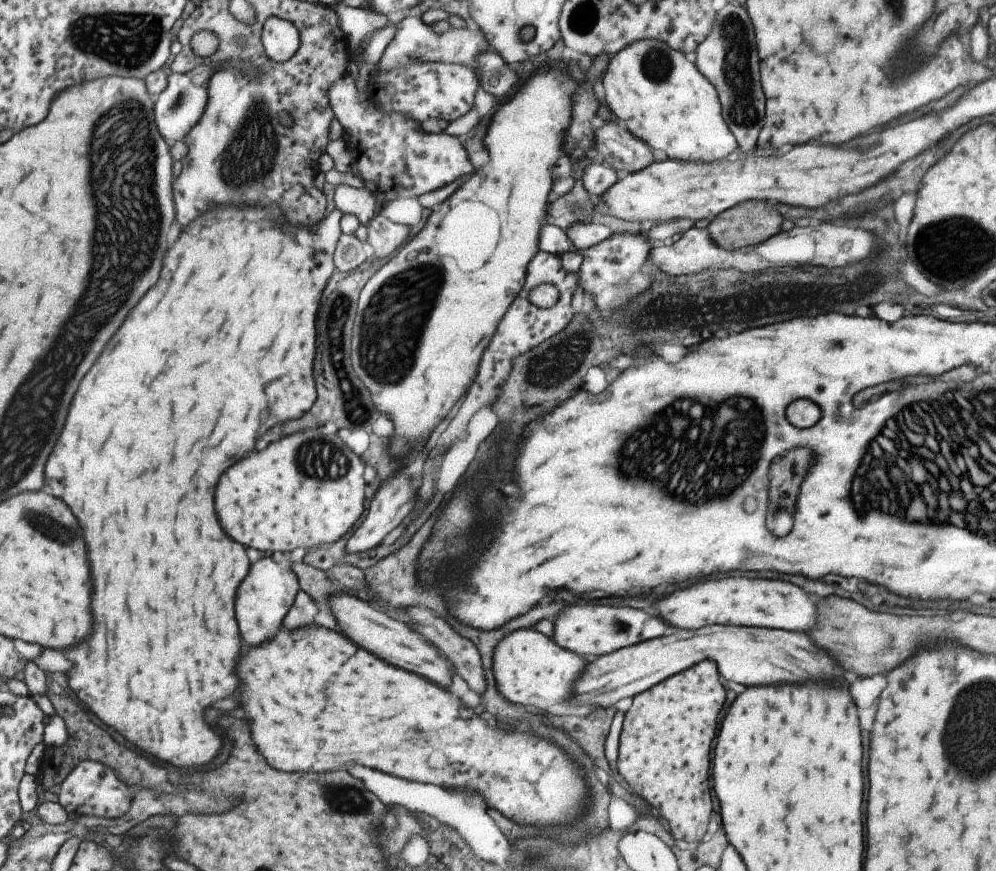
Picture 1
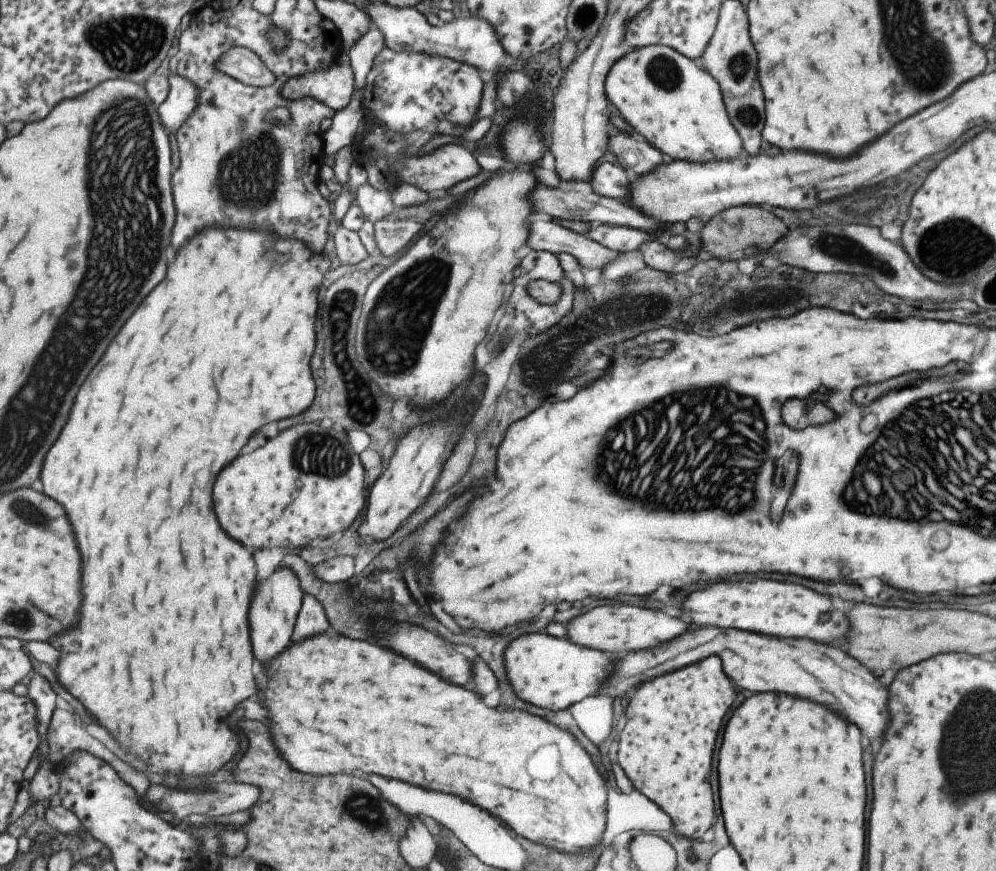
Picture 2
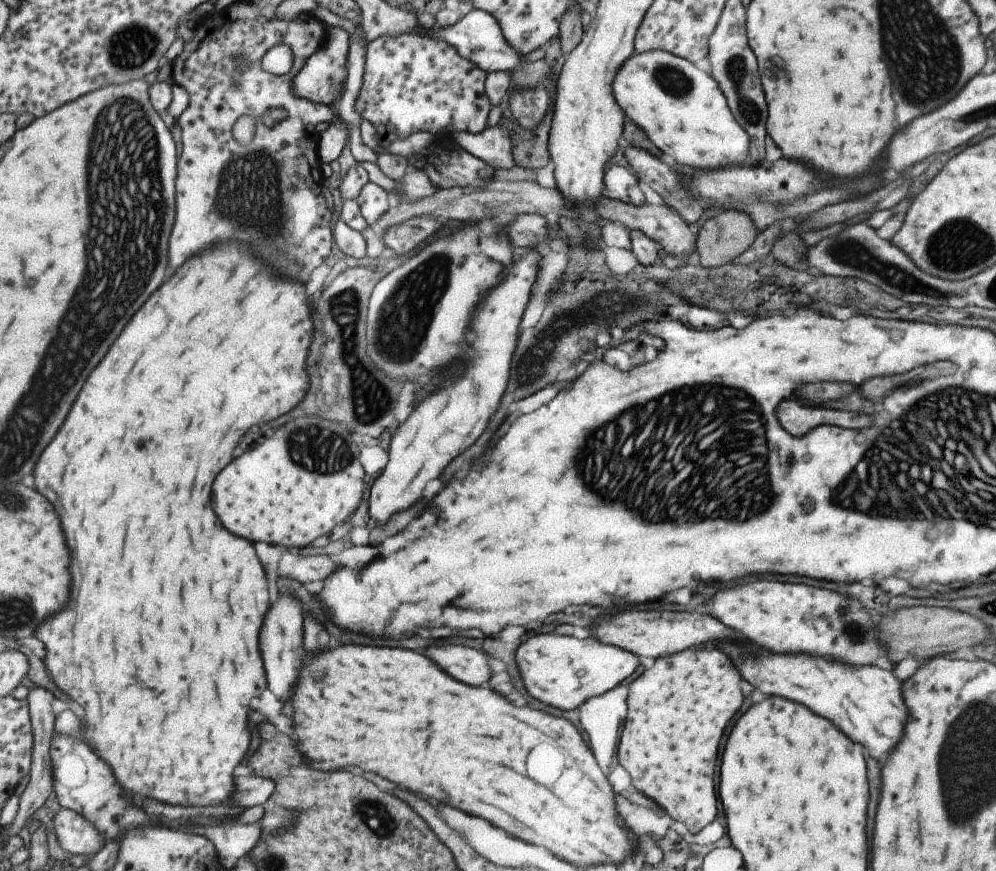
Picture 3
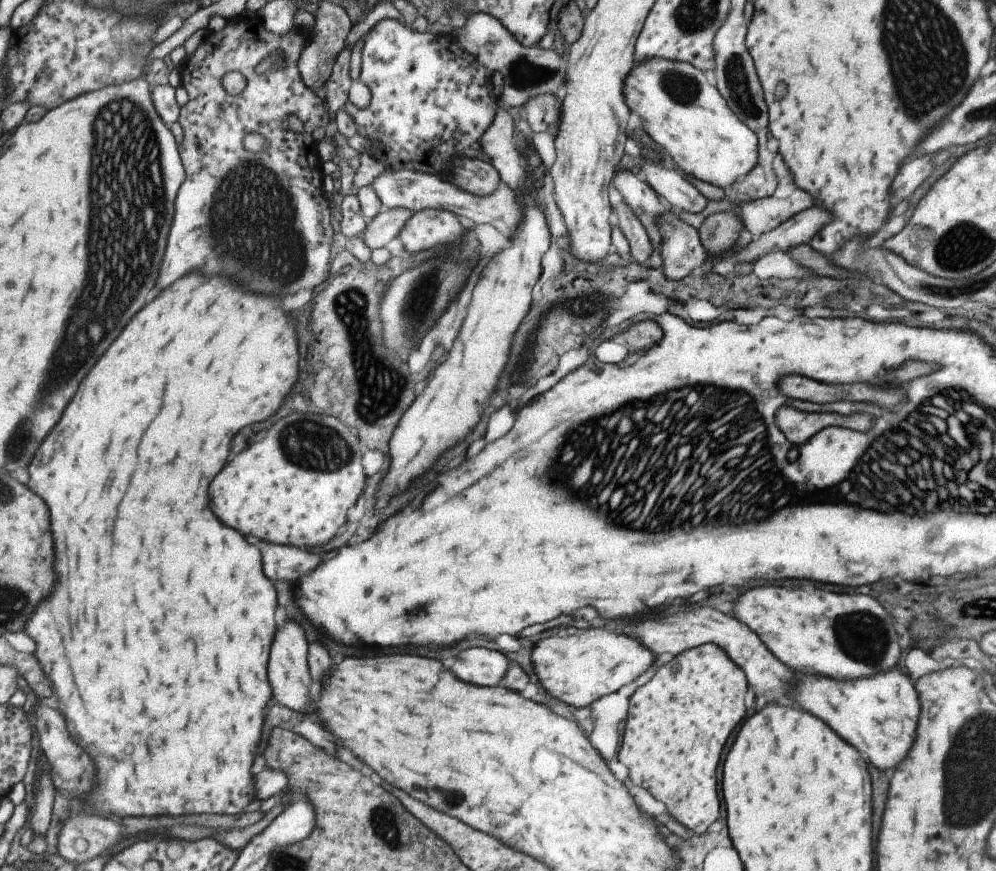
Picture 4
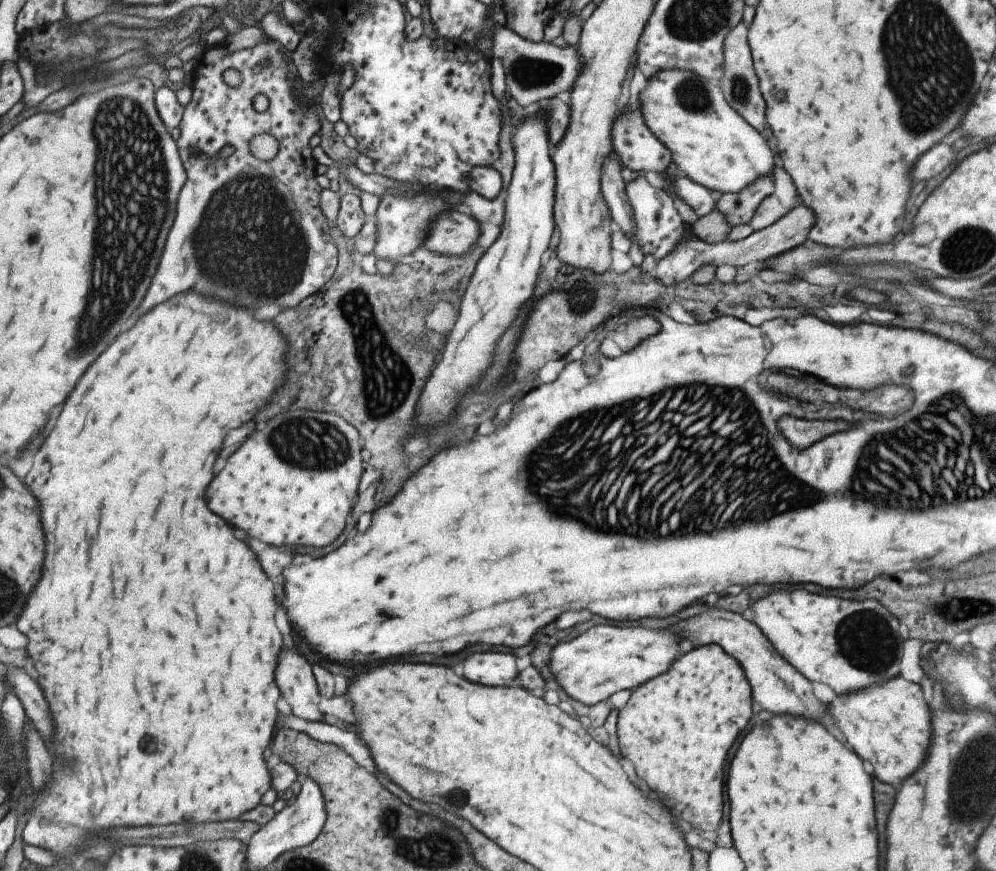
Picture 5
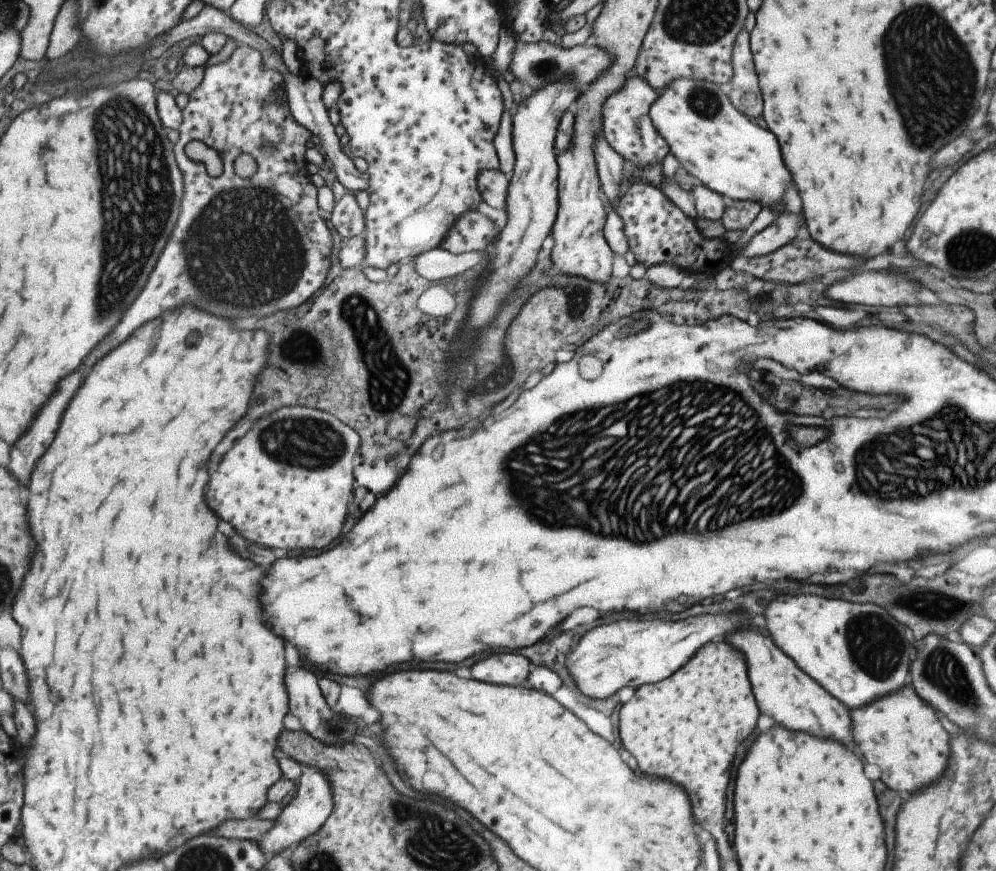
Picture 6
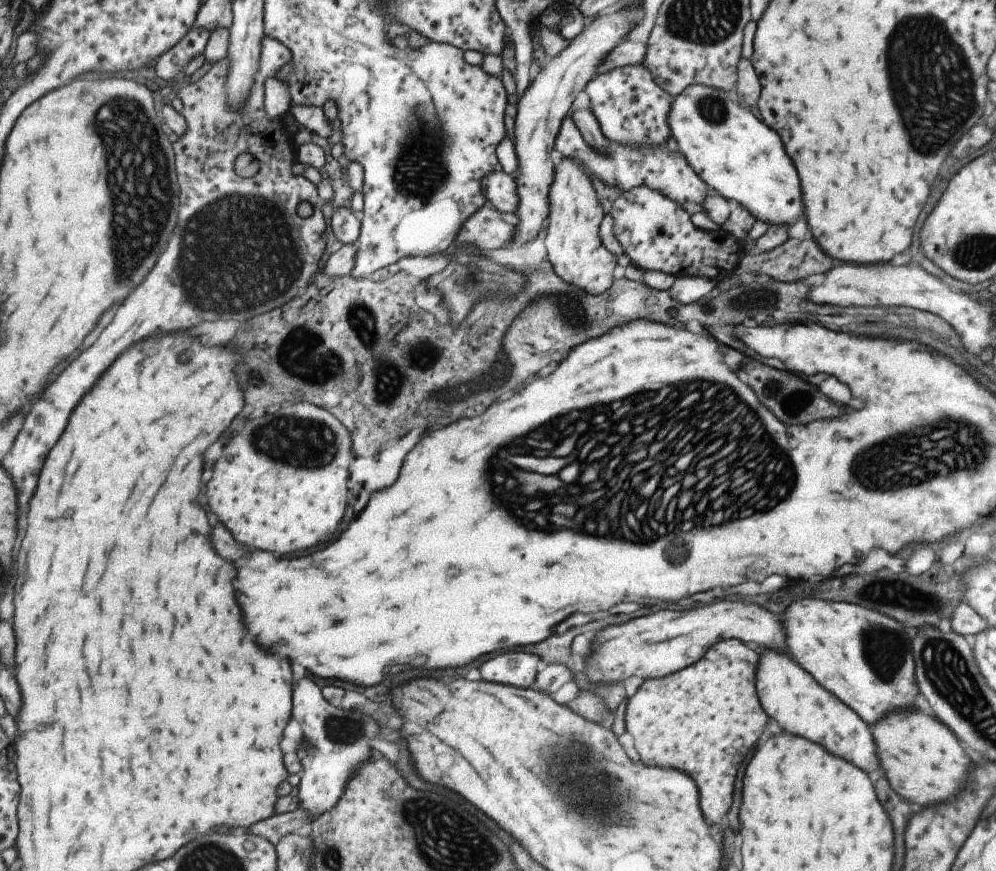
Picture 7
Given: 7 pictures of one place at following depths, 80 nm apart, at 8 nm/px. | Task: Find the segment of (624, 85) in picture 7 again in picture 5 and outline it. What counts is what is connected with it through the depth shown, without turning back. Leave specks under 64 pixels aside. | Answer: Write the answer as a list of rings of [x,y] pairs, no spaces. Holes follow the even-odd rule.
[[[638,105],[633,111],[626,107],[626,110],[616,117],[612,124],[611,136],[612,149],[616,159],[620,165],[626,166],[631,170],[651,170],[651,172],[661,173],[665,171],[666,166],[672,160],[665,145],[661,144],[645,126]]]

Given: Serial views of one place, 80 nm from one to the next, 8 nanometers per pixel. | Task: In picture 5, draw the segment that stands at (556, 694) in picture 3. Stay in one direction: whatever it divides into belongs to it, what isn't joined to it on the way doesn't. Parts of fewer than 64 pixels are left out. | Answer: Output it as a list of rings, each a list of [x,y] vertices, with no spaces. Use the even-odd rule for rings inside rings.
[[[593,626],[585,630],[583,634],[567,640],[567,642],[551,642],[549,651],[549,670],[557,682],[557,686],[581,704],[587,706],[596,702],[604,701],[617,691],[634,689],[654,676],[664,673],[674,662],[675,654],[678,650],[686,650],[682,647],[682,638],[676,631],[670,628],[663,630],[655,628],[630,628],[629,626]]]

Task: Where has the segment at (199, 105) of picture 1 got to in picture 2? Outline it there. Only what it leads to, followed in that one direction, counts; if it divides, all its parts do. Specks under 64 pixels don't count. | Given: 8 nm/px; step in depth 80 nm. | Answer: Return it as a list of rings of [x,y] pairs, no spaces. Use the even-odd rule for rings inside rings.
[[[241,47],[222,52],[217,59],[216,70],[254,87],[266,87],[274,81],[271,71],[255,53]],[[171,73],[167,78],[169,90],[157,105],[159,124],[167,134],[174,136],[176,130],[186,121],[186,118],[195,110],[198,90],[196,86],[182,76]]]

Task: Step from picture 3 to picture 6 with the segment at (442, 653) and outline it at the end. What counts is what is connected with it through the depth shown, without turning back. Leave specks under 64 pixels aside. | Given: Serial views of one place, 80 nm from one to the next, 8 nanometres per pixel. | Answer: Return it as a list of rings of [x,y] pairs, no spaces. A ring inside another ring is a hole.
[[[501,652],[491,654],[487,658],[477,660],[469,674],[473,680],[479,682],[491,682],[491,684],[511,685],[514,687],[525,687],[529,672],[530,661],[515,652]]]

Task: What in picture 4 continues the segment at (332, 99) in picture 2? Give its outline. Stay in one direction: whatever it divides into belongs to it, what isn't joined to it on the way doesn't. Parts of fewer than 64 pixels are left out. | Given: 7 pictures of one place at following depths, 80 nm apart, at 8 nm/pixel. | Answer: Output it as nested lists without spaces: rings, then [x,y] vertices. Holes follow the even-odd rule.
[[[315,1],[318,5],[317,15],[314,17],[313,27],[307,34],[306,46],[300,52],[296,67],[303,83],[305,90],[319,90],[329,74],[331,74],[331,66],[335,62],[335,57],[345,46],[345,38],[349,34],[350,20],[348,19],[344,8],[327,1]]]

